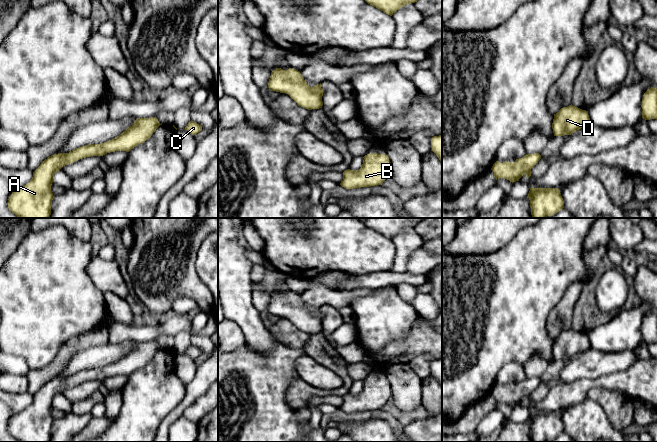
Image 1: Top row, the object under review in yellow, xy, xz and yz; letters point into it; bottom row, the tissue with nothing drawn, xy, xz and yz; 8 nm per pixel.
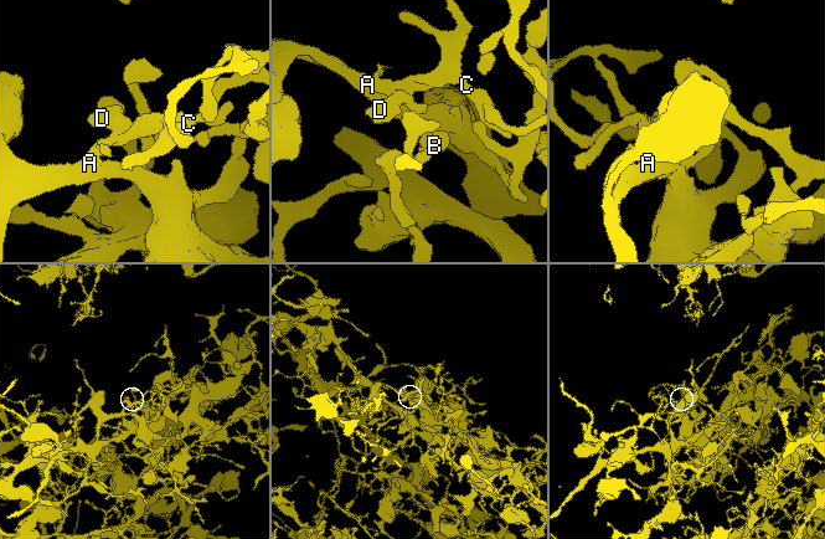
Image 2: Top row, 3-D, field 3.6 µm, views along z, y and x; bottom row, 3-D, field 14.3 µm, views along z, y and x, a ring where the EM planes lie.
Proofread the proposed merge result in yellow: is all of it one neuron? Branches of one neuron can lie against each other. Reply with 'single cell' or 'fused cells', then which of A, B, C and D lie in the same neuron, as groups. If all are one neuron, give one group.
single cell; A B C D

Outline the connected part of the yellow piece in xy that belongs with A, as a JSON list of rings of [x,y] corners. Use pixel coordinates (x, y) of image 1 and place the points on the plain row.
[[[156,341],[137,342],[132,350],[112,364],[49,380],[33,396],[29,407],[12,416],[8,423],[9,434],[18,442],[50,442],[54,422],[51,409],[57,395],[86,381],[103,380],[115,375],[129,376],[149,363],[160,349]]]

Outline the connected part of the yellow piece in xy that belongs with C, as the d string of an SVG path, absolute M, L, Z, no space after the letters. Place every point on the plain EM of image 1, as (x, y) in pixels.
M191 344L184 354L187 354L191 359L194 360L202 354L202 350Z

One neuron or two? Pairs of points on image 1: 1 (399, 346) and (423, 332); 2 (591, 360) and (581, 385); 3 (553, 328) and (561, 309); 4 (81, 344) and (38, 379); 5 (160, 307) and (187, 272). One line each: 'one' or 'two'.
1: one
2: two
3: one
4: one
5: one

